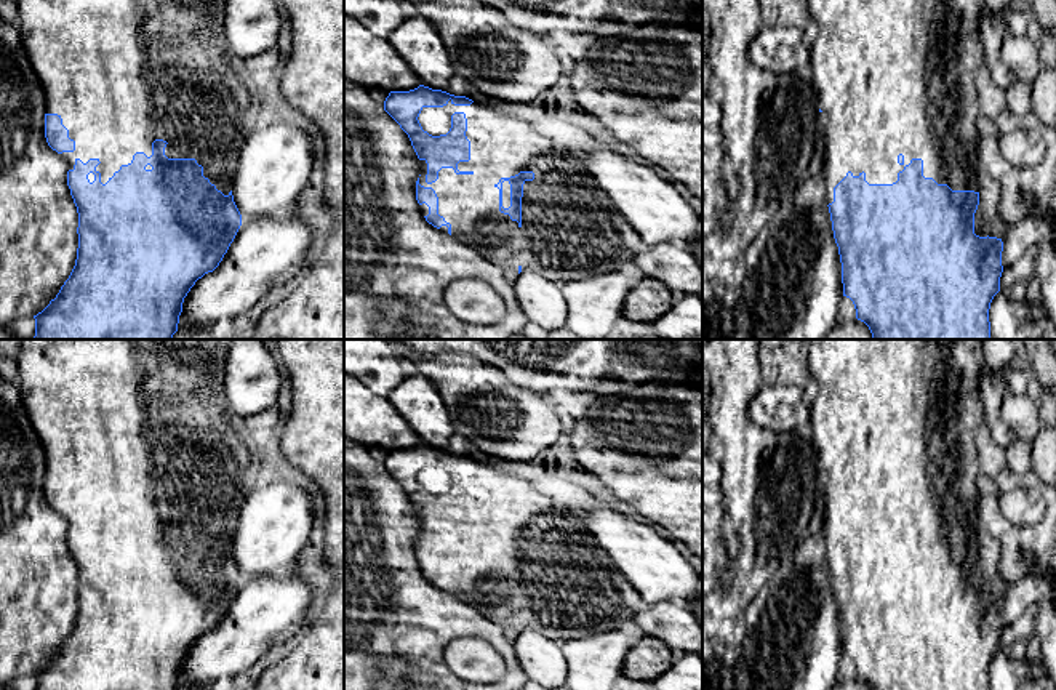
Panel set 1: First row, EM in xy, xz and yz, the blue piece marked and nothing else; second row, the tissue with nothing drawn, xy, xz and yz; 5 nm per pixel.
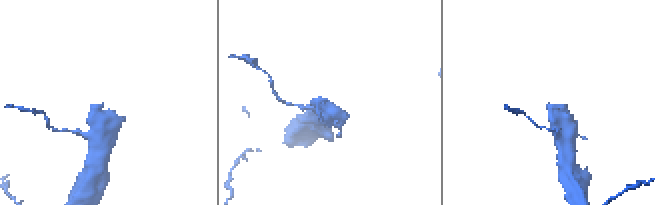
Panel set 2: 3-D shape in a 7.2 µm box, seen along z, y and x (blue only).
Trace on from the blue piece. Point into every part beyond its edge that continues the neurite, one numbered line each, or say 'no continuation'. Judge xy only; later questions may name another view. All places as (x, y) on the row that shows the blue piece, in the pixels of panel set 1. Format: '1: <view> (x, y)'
1: xy (122, 74)

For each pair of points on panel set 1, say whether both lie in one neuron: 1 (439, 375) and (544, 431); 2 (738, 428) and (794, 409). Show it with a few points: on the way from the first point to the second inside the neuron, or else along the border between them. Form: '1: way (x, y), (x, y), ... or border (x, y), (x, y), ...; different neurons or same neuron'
1: way (466, 385), (500, 388), (519, 404); same neuron
2: border (762, 386), (748, 417), (789, 433); different neurons

